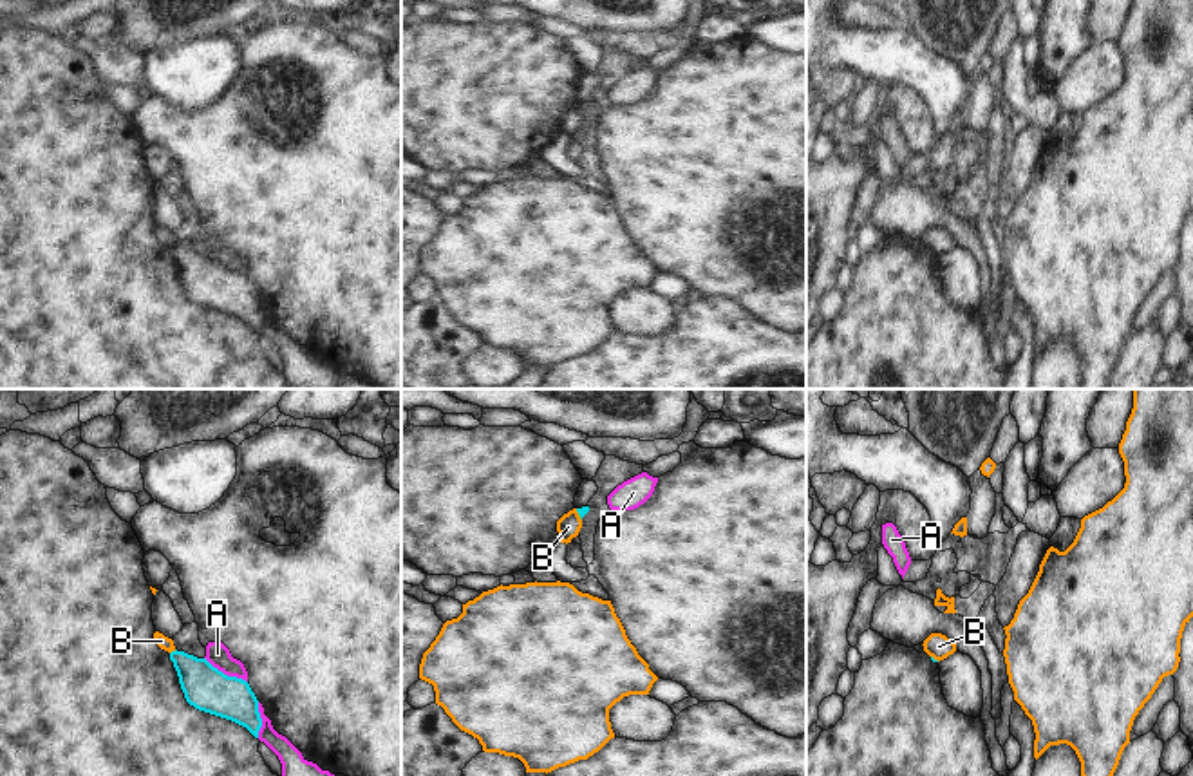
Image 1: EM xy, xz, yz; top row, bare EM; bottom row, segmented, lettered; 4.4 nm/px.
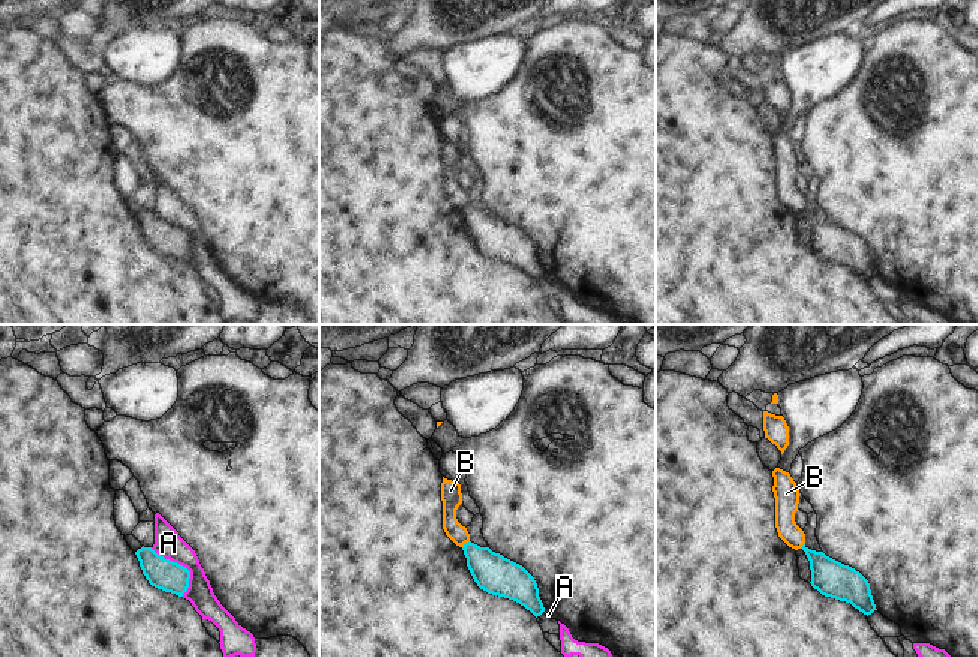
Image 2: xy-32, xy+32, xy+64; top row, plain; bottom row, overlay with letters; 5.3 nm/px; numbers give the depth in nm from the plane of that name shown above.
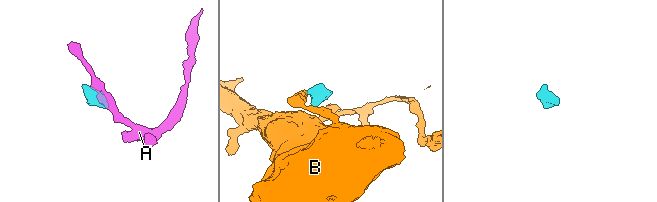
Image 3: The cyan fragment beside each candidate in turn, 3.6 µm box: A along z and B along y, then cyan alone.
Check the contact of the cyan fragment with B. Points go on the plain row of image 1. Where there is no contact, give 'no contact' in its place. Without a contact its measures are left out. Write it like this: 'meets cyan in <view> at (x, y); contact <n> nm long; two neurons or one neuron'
meets cyan in xy at (172, 246); contact 40 nm long; two neurons

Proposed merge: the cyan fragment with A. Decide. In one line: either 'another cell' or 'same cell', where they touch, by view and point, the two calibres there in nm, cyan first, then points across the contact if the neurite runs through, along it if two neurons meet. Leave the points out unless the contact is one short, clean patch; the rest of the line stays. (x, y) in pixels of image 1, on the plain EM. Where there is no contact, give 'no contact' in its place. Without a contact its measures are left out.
another cell; meets cyan in xy at (226, 270); 200 nm thick on the cyan side, 100 nm on the other; border along xy (205, 252), (225, 268), (241, 272), (246, 277)

